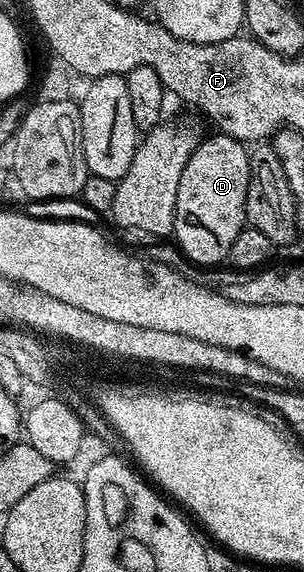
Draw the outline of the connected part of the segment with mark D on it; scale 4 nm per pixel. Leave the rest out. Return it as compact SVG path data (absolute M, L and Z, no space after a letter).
M214 134L206 140L202 139L197 149L189 156L187 166L183 170L183 178L179 178L179 194L175 202L175 222L173 236L179 247L185 251L189 260L197 264L217 264L224 261L231 250L231 242L239 238L242 228L246 227L245 203L247 202L247 186L249 185L250 149L235 137Z

